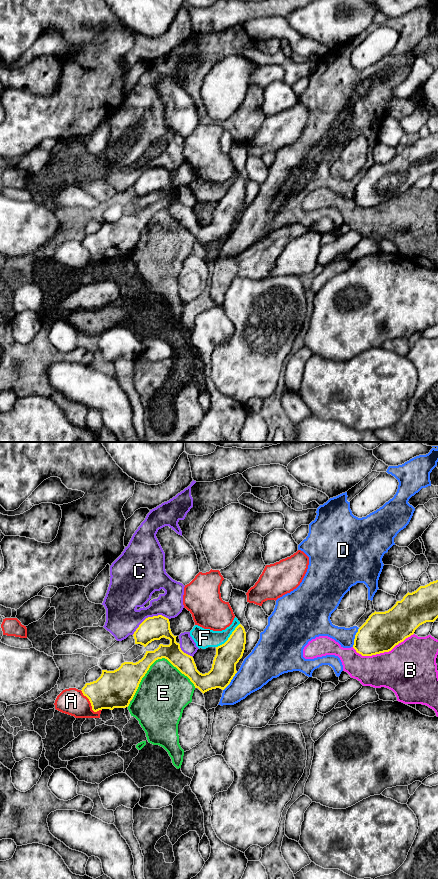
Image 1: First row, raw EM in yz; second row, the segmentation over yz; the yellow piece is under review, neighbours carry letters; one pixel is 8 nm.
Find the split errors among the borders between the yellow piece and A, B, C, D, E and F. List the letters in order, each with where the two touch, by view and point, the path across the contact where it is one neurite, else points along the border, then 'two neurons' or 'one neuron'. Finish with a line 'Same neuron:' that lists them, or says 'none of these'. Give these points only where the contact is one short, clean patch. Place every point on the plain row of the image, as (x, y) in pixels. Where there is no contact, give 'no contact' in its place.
A: yz (91, 256) | two neurons
B: yz (382, 204) | two neurons
C: yz (149, 169) | two neurons
D: yz (355, 189) | two neurons
E: yz (156, 211) | two neurons
F: yz (229, 189) | along yz (239, 175), (230, 188), (216, 199) | two neurons
Same neuron: none of these

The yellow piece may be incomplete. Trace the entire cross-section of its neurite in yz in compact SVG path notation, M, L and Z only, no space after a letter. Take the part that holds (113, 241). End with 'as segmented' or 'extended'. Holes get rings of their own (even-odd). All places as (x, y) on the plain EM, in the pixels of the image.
M153 168L146 170L136 181L133 186L135 196L141 196L146 199L154 192L166 190L170 192L169 197L160 196L154 203L146 203L144 209L136 215L124 214L114 223L102 222L101 228L93 234L86 235L82 240L82 245L86 248L92 258L92 262L97 264L102 261L126 260L133 251L142 230L145 228L150 218L158 211L167 211L174 219L176 219L182 226L187 228L203 246L209 242L220 240L224 242L231 234L236 223L236 216L242 210L245 196L246 184L244 179L239 176L232 184L228 192L216 199L216 207L213 212L212 220L208 225L202 226L197 222L196 216L192 208L184 205L180 196L176 194L176 189L171 184L169 171L162 168Z; as segmented

